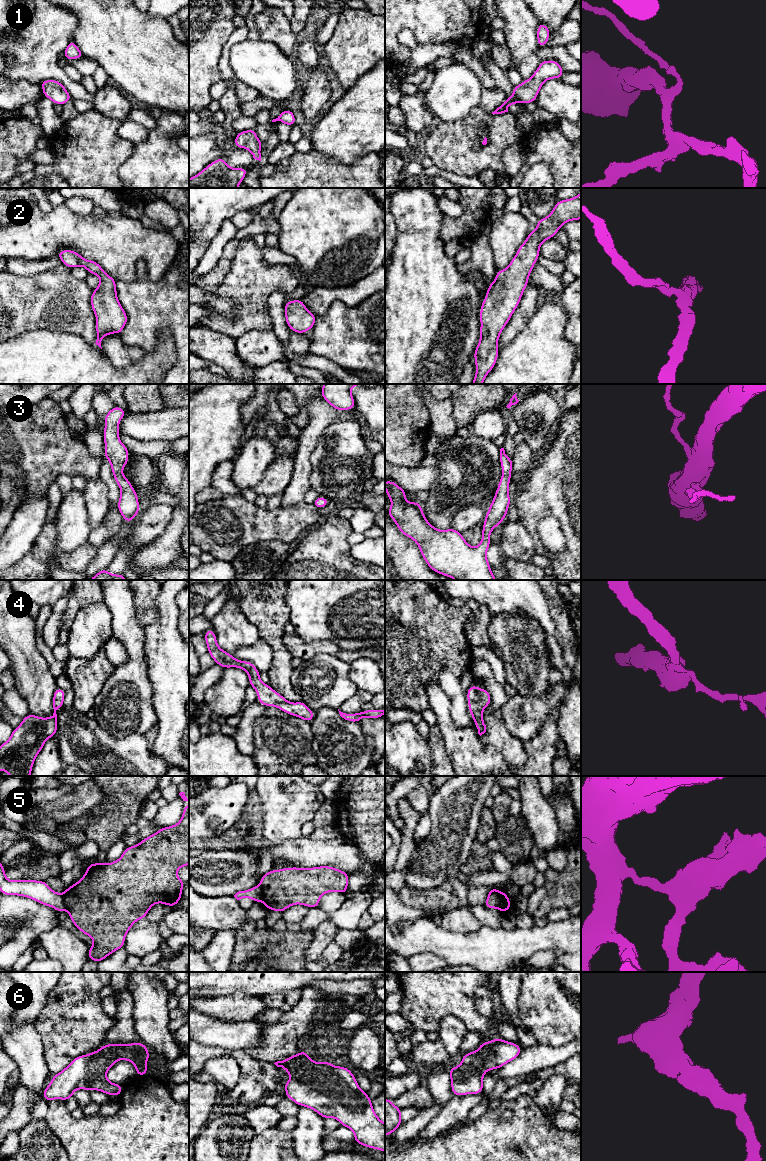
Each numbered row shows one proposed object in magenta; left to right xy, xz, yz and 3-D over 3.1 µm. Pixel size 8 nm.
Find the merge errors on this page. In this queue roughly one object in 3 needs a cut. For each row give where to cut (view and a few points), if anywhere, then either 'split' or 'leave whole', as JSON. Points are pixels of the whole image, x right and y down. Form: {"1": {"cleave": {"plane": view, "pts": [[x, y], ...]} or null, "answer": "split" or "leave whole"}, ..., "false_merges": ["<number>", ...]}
{"1": {"cleave": null, "answer": "leave whole"}, "2": {"cleave": null, "answer": "leave whole"}, "3": {"cleave": null, "answer": "leave whole"}, "4": {"cleave": null, "answer": "leave whole"}, "5": {"cleave": {"plane": "yz", "pts": [[510, 905], [504, 904], [497, 908]]}, "answer": "split"}, "6": {"cleave": null, "answer": "leave whole"}, "false_merges": ["5"]}

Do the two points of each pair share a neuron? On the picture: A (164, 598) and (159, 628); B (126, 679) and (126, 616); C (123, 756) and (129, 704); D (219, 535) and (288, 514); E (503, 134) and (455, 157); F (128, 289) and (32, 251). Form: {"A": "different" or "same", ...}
{"A": "same", "B": "same", "C": "different", "D": "same", "E": "same", "F": "different"}

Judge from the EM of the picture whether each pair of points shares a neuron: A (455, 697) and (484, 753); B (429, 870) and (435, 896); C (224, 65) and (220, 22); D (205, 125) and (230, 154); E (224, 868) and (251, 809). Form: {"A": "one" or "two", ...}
{"A": "two", "B": "two", "C": "two", "D": "one", "E": "two"}

